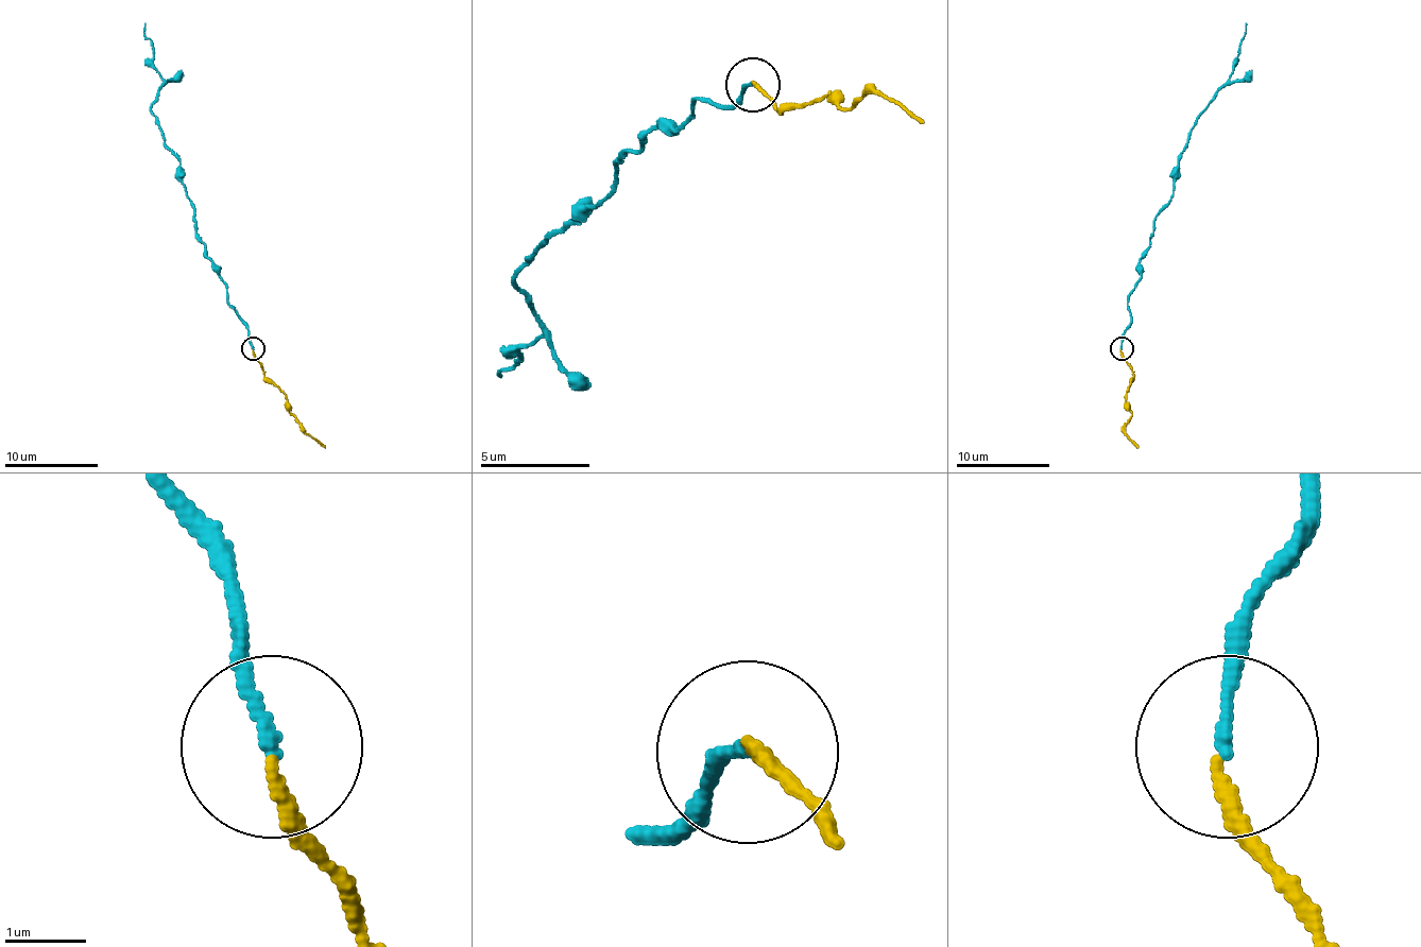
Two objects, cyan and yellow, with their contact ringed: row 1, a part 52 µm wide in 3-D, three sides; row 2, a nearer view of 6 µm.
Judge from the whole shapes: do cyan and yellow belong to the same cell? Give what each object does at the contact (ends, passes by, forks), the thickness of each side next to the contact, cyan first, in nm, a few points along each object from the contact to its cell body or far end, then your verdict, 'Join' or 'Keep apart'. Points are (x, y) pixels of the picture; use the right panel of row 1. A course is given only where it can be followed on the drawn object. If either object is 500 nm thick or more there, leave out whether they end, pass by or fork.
At the ring cyan ends. At the ring yellow ends. Thickness 160 nm (cyan) against 150 nm. Course of cyan: (1120, 347), (1128, 294), (1153, 219), (1173, 193), (1177, 158), (1200, 112), (1235, 65), (1245, 22). Course of yellow: (1120, 349), (1132, 376), (1126, 394), (1128, 411), (1132, 415), (1126, 425), (1126, 434), (1137, 448). Join

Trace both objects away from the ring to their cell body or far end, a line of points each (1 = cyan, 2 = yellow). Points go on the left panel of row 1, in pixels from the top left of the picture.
1: (252, 347), (195, 230), (180, 158), (151, 112), (163, 81), (144, 22)
2: (252, 349), (263, 376), (285, 394), (287, 411), (324, 448)

